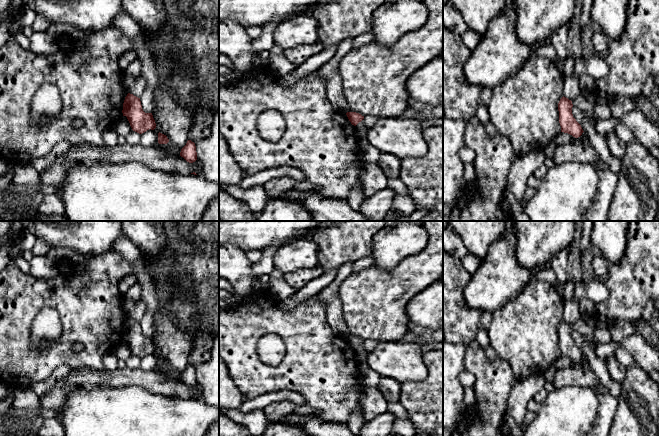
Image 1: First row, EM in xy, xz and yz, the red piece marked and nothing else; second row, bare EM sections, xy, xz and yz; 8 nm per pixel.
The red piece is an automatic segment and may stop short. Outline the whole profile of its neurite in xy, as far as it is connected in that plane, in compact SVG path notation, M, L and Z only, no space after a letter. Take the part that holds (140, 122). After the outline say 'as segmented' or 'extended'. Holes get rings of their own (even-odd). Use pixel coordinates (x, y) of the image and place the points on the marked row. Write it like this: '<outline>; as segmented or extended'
M128 93L123 103L123 116L126 116L133 131L142 134L154 130L156 123L152 113L145 113L140 98Z; as segmented

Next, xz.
M347 112L346 115L351 124L354 126L356 126L359 122L361 122L364 119L364 116L356 112Z; as segmented

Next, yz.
M562 97L558 103L559 123L561 132L568 133L578 138L584 132L581 125L576 121L572 114L572 101L566 97Z; as segmented

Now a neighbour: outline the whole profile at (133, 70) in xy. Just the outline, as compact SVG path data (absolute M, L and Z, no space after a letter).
M136 58L128 67L127 69L124 71L125 74L127 74L128 76L136 79L141 75L141 67L142 67L142 63L141 61Z

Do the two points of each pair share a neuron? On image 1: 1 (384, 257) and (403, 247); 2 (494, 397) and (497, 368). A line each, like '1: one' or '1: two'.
1: one
2: one

